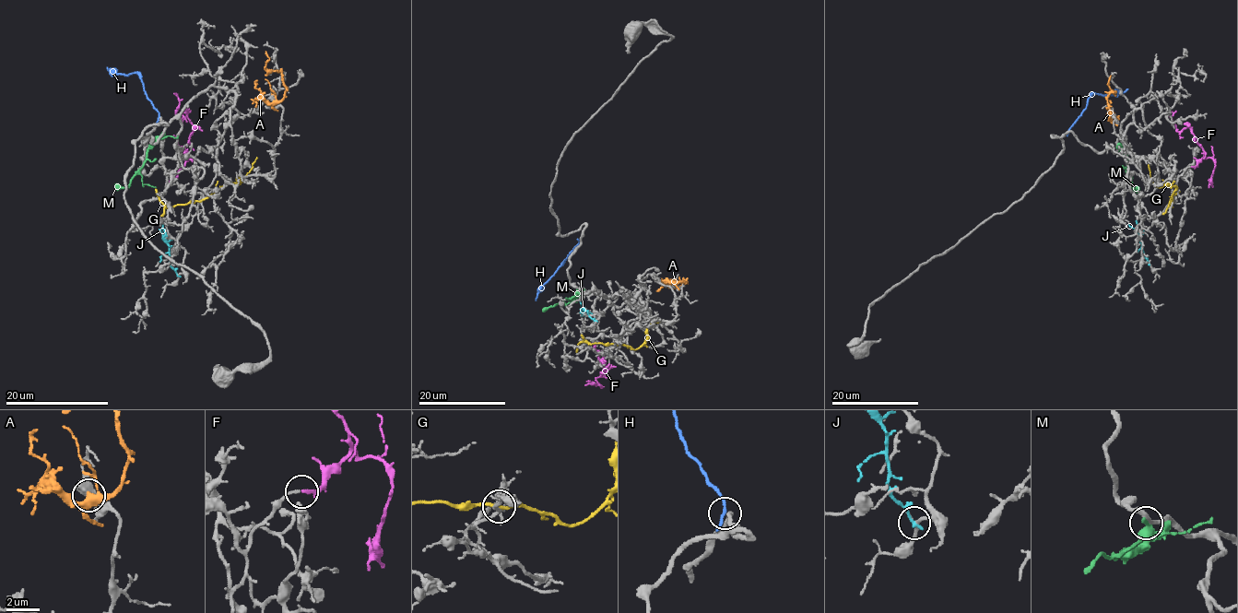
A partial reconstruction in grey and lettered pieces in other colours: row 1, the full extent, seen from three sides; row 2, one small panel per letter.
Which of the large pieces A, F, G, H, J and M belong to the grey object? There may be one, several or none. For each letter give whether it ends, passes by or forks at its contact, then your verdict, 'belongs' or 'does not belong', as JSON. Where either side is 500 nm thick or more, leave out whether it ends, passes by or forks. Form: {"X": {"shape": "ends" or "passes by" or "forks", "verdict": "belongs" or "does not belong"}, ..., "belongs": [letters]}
{"A": {"shape": "forks", "verdict": "does not belong"}, "F": {"shape": "ends", "verdict": "belongs"}, "G": {"shape": "passes by", "verdict": "does not belong"}, "H": {"shape": "passes by", "verdict": "does not belong"}, "J": {"shape": "ends", "verdict": "does not belong"}, "M": {"shape": "ends", "verdict": "does not belong"}, "belongs": ["F"]}

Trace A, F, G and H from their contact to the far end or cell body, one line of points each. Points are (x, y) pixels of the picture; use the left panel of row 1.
A: (274, 101), (278, 101), (284, 96), (285, 86), (281, 73), (265, 67), (270, 57), (265, 51)
F: (194, 159), (188, 157), (184, 147), (192, 125), (183, 112), (182, 118), (175, 115), (179, 100), (174, 93)
G: (203, 199), (225, 185), (239, 182), (252, 169), (257, 157)
H: (159, 117), (159, 111), (143, 88), (142, 79), (135, 73), (113, 74), (107, 67)

